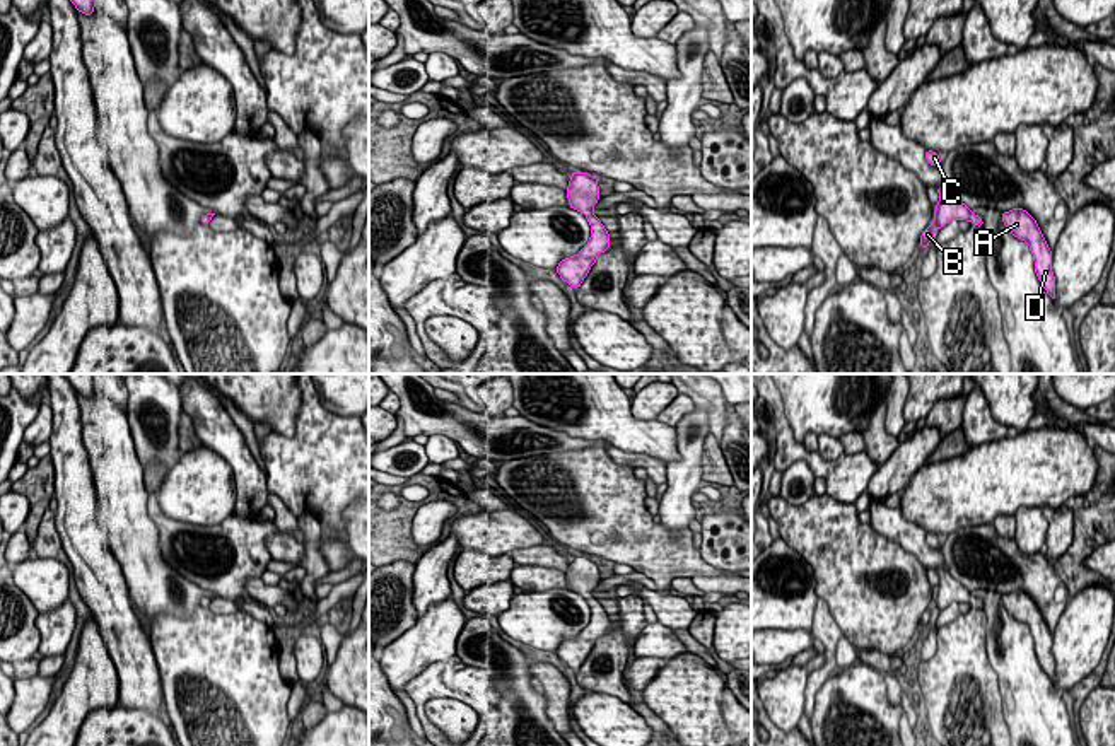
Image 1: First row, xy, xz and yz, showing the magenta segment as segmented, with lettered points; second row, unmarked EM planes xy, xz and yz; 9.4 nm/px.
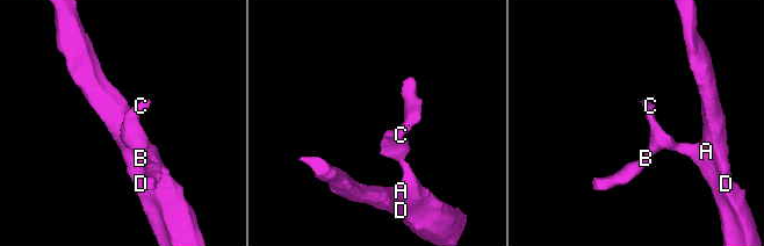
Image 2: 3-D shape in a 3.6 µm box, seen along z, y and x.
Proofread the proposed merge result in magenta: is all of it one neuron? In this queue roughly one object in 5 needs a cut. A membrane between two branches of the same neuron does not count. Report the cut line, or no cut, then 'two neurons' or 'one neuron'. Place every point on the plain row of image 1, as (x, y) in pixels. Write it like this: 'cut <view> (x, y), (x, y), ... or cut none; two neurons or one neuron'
cut none; one neuron

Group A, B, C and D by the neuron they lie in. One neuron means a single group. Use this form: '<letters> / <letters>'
A B C D

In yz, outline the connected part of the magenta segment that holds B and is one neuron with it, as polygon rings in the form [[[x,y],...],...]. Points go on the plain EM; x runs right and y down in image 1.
[[[937,568],[939,586],[936,587],[932,606],[920,618],[920,632],[925,632],[934,620],[934,615],[951,603],[966,603],[977,609],[984,608],[982,599],[975,597],[961,586],[948,570]]]

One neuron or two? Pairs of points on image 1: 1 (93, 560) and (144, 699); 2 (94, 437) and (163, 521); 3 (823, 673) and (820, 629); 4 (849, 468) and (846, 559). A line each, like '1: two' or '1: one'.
1: one
2: two
3: one
4: two

